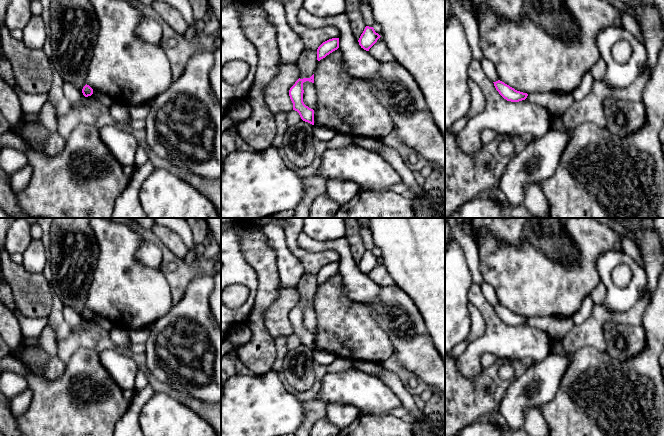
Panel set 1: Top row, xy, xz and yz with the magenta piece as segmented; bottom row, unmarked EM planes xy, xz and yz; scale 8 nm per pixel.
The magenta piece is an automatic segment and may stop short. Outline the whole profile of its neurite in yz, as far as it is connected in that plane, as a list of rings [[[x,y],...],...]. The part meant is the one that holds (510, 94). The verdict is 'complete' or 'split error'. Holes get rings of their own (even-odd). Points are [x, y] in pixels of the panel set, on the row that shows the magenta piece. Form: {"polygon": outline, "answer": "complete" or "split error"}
{"polygon": [[[500,80],[493,83],[499,94],[507,101],[519,102],[525,100],[528,96],[527,93],[517,91]]], "answer": "complete"}

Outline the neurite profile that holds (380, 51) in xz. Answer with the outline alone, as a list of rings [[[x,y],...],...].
[[[380,37],[368,51],[380,63],[395,61],[384,40]]]

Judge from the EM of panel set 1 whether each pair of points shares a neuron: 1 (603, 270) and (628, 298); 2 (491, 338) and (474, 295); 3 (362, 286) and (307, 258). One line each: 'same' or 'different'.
1: same
2: same
3: different

